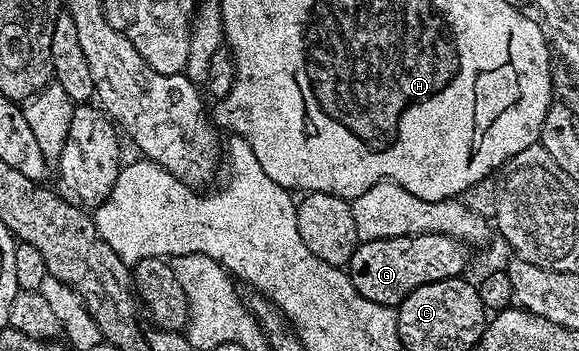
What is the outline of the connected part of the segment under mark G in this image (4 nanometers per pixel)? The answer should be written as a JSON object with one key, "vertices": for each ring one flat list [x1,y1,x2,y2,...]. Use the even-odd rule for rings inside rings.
{"vertices":[[442,234,363,240,348,263,350,281,364,298,377,304,397,306,420,286,461,277,465,273,462,271,466,268,466,252,467,245]]}

